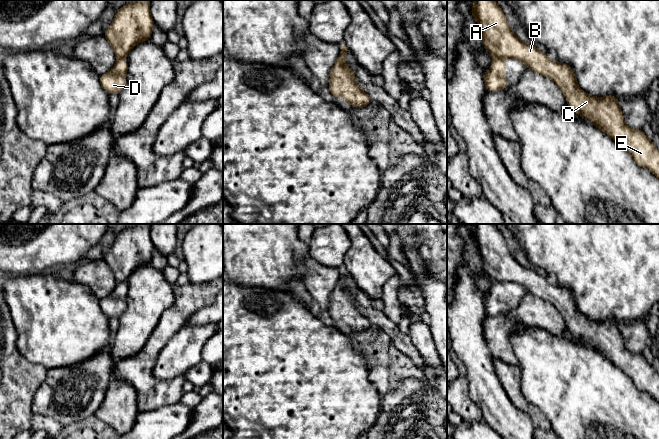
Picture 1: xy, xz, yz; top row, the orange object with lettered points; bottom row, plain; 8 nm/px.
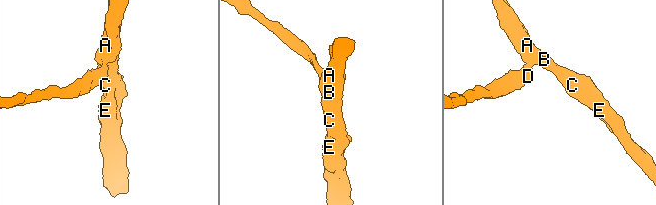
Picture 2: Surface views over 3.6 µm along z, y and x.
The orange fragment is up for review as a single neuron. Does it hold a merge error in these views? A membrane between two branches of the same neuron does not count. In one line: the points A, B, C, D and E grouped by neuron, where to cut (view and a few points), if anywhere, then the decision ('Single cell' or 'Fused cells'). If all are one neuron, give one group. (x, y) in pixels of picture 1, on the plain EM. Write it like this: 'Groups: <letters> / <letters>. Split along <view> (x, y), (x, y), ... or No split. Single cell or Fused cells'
Groups: A B C E / D. Split along yz (495, 281), (502, 282). Fused cells

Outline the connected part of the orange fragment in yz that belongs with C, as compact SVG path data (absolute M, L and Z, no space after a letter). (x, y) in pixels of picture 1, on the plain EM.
M495 224L472 225L471 238L482 258L483 271L494 282L516 283L528 293L550 302L576 338L588 341L593 349L618 366L638 390L648 393L659 403L659 374L642 354L633 353L625 347L615 320L590 320L578 311L571 290L549 284L543 275L515 259Z

